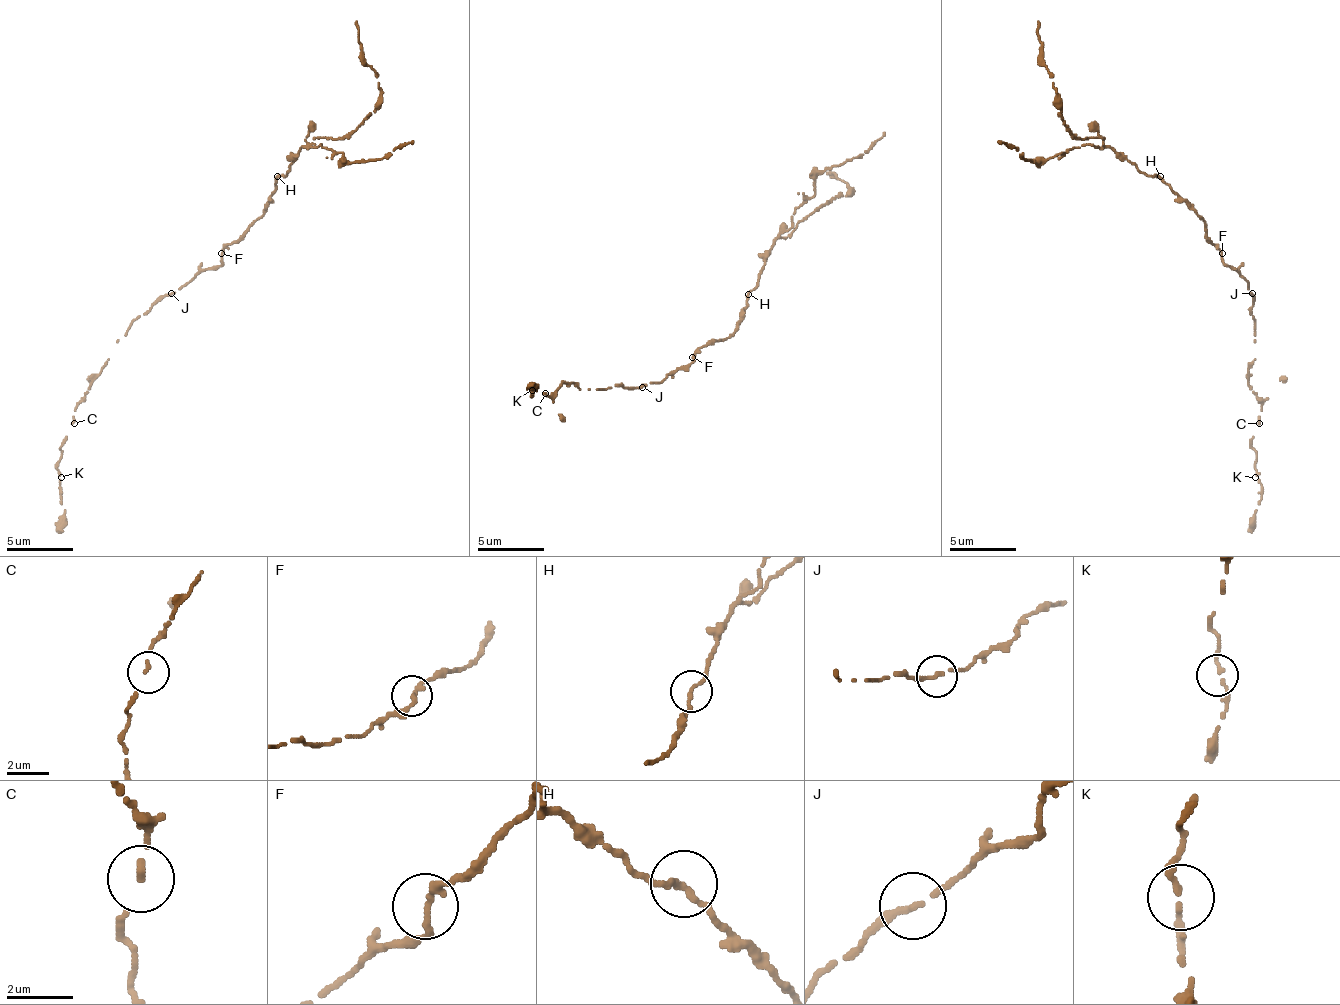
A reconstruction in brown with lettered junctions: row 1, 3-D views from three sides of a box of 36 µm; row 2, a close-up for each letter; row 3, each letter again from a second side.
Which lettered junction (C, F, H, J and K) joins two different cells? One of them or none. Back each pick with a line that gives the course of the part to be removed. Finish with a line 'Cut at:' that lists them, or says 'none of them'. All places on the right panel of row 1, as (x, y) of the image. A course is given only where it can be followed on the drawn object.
Cut at: none of them

